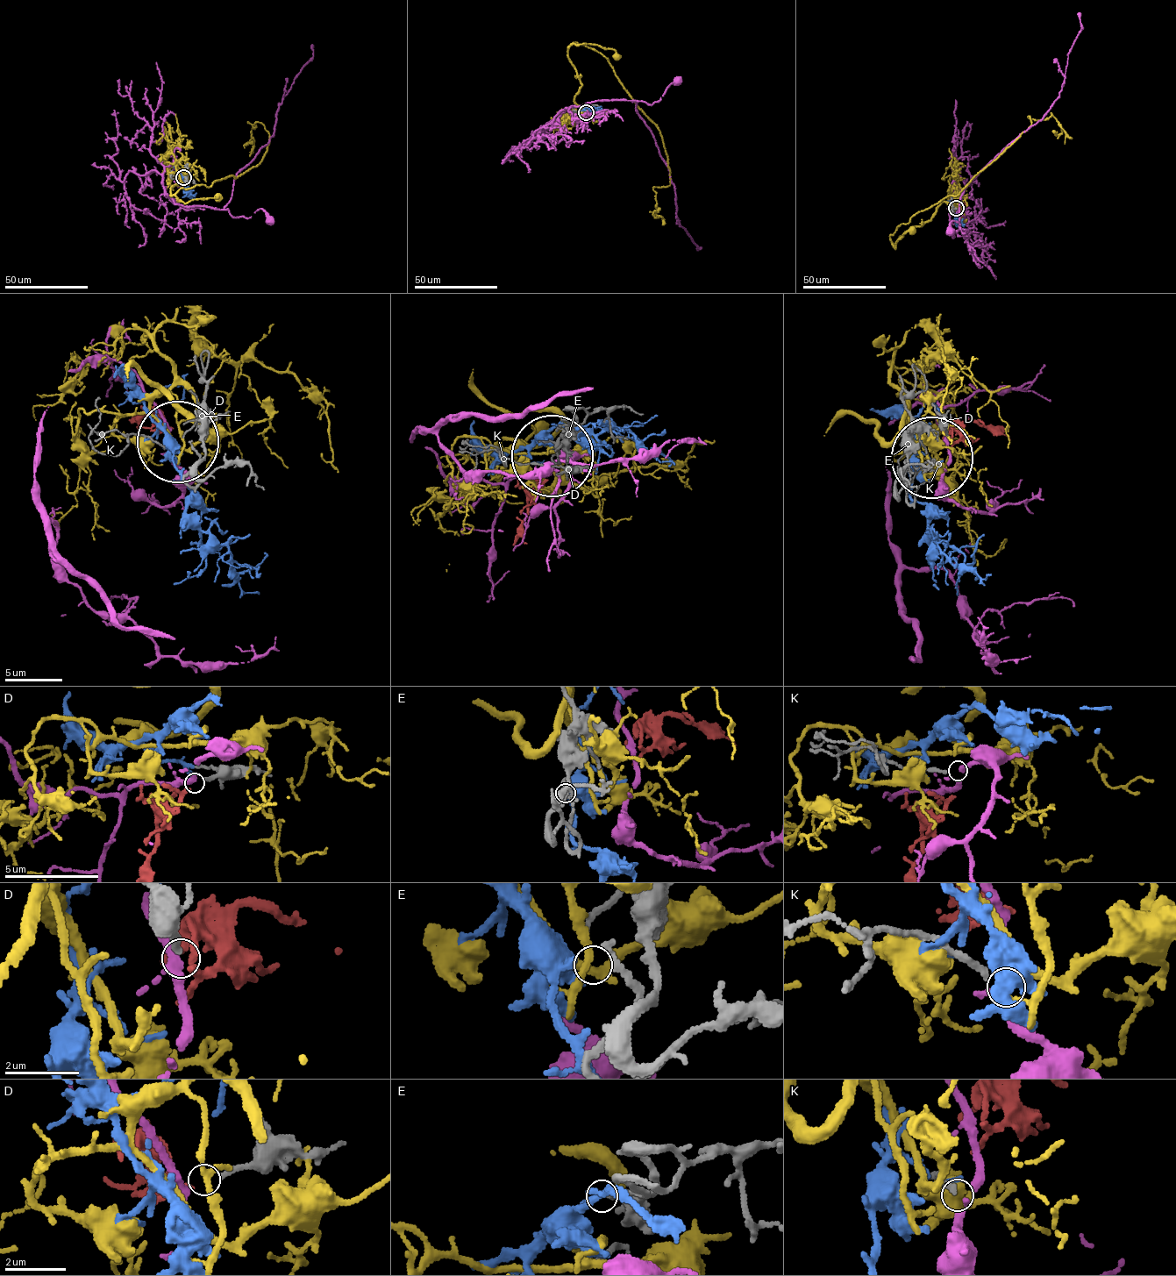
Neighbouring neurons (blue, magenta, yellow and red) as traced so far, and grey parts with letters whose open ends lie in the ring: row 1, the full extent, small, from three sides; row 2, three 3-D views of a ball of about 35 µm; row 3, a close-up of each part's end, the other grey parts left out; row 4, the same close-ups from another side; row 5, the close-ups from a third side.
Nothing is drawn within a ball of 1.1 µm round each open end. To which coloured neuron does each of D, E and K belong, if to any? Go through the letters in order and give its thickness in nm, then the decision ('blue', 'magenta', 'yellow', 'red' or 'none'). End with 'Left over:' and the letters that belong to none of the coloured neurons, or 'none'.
D: 180 nm | magenta
E: 160 nm | blue
K: 160 nm | none
Left over: K

